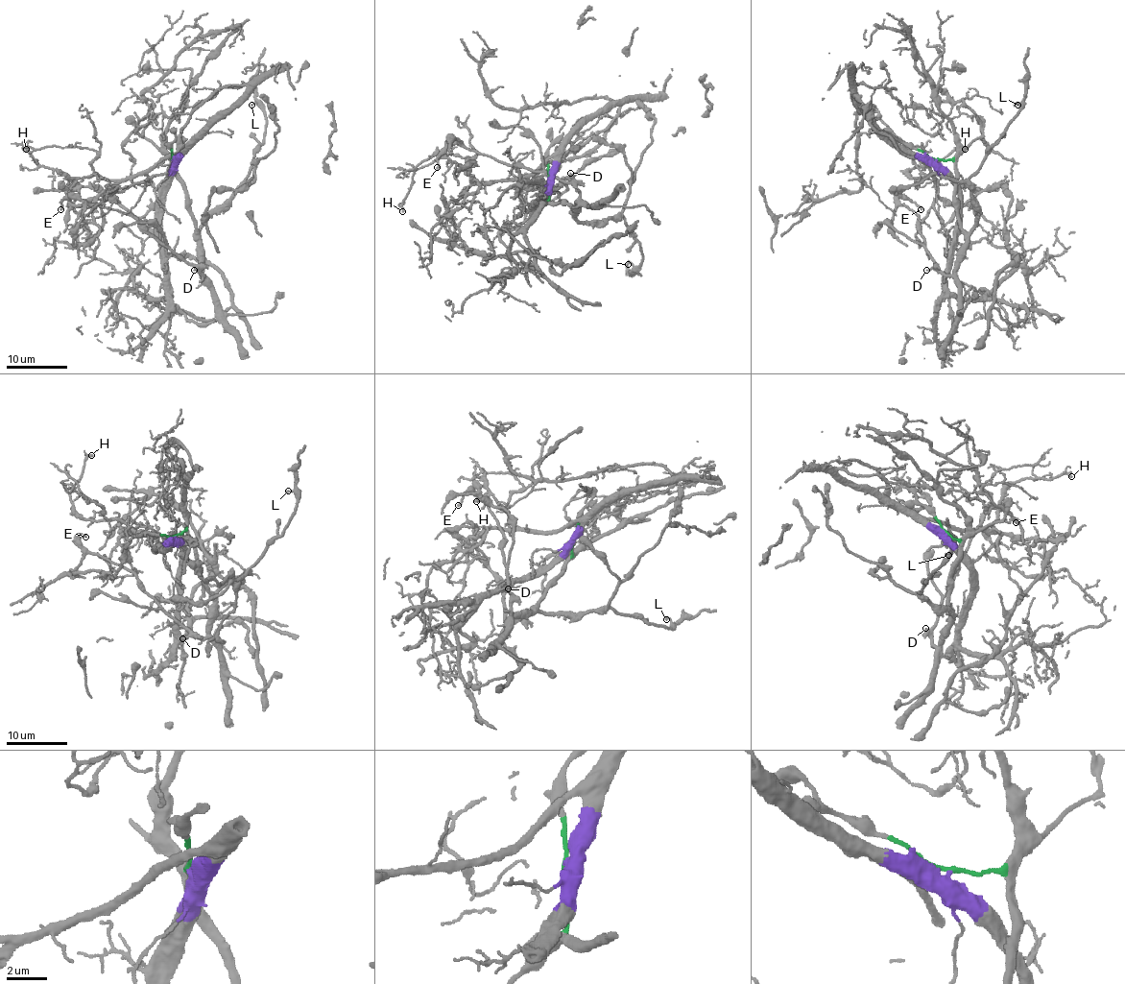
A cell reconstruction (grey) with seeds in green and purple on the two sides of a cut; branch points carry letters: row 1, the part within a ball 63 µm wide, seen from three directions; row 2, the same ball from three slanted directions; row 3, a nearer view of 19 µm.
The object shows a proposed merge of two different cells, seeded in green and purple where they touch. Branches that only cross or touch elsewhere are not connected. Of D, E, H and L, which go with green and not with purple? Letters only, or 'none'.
D, E, L

